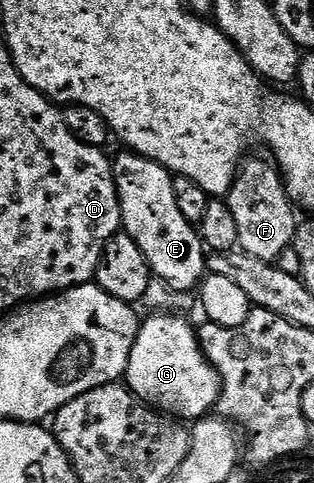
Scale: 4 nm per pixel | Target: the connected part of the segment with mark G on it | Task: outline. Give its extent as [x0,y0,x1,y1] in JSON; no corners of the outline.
[125,312,221,420]

